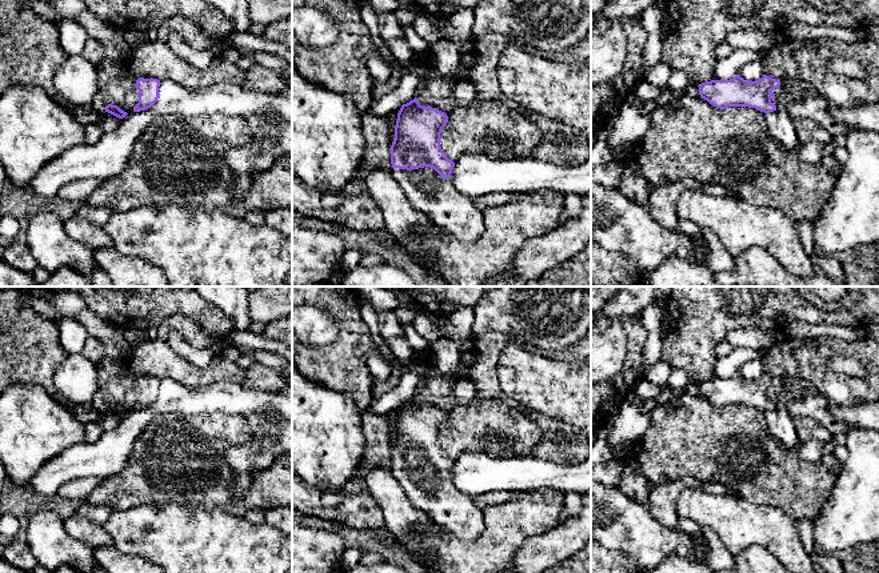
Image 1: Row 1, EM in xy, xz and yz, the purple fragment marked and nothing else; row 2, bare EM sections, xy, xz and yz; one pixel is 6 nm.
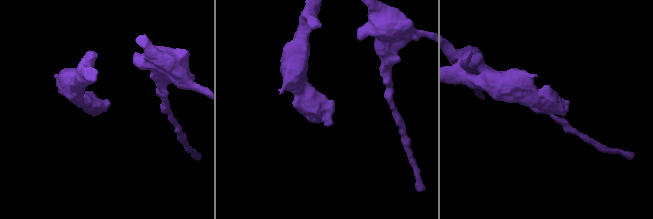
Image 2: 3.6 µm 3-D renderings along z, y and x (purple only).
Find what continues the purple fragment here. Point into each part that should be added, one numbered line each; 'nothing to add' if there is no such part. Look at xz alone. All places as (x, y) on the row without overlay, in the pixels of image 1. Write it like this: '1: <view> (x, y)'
1: xz (435, 495)

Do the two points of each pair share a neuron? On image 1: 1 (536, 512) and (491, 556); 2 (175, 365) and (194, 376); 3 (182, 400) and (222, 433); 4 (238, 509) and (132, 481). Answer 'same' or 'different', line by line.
1: same
2: same
3: different
4: same

